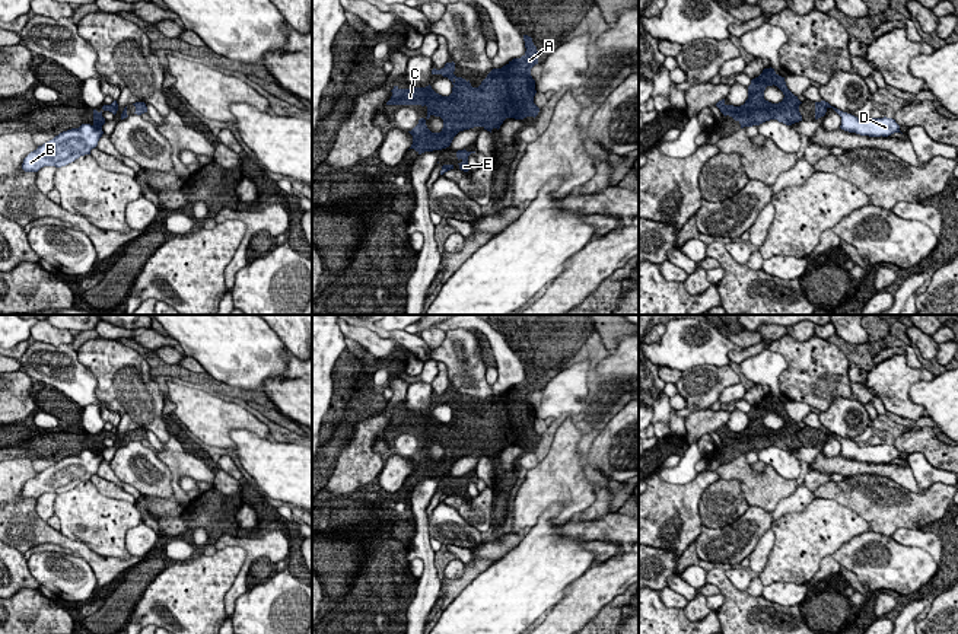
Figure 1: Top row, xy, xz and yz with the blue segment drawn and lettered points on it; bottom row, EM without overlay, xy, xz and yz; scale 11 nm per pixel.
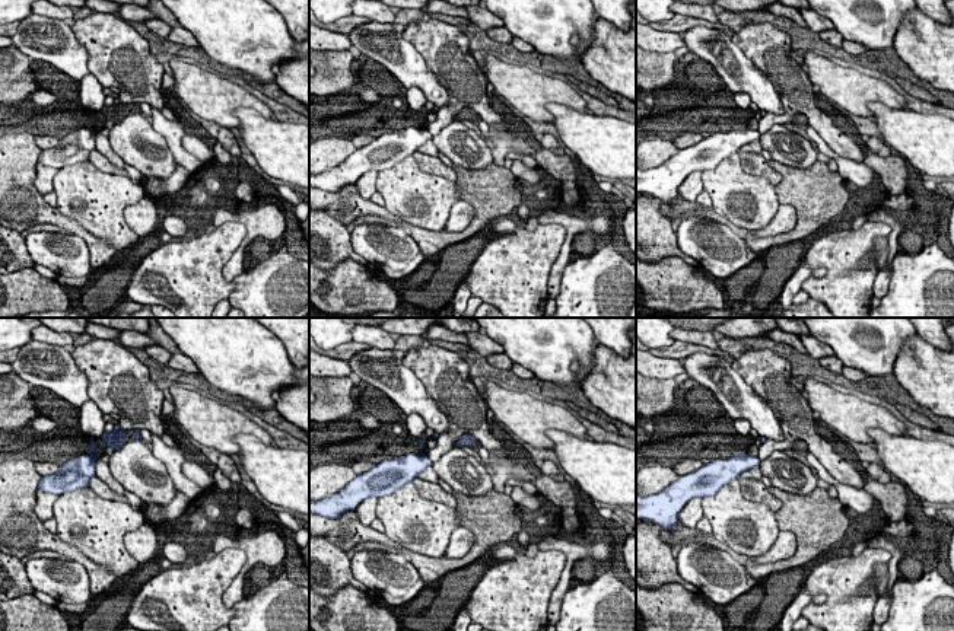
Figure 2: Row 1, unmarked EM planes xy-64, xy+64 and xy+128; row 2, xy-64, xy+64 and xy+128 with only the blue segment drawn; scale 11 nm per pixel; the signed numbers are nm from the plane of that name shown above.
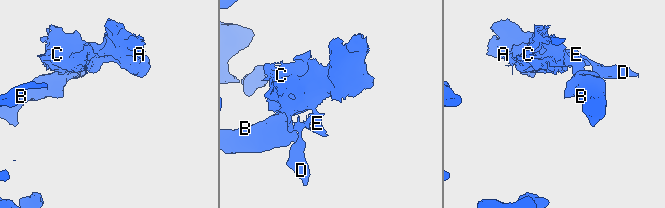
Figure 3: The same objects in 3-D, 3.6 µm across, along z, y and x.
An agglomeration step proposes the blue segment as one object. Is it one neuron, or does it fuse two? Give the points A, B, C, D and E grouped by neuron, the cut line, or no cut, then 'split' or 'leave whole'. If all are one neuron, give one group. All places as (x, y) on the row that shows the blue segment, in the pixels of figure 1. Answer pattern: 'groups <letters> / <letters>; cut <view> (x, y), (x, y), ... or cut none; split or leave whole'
groups A C E / B D; cut xy (92, 126), (101, 128); split

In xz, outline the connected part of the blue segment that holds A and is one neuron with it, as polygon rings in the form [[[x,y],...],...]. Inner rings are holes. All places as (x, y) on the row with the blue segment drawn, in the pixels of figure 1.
[[[523,35],[523,41],[525,54],[502,69],[493,69],[478,87],[472,87],[470,80],[453,74],[453,61],[446,63],[440,70],[432,70],[432,74],[442,74],[452,82],[449,96],[436,93],[430,85],[414,89],[394,86],[386,105],[427,106],[427,117],[420,118],[418,124],[408,131],[413,136],[410,149],[418,154],[442,150],[451,146],[459,131],[483,127],[491,133],[493,128],[499,130],[506,118],[535,118],[540,108],[534,103],[537,90],[531,69],[538,64],[538,51],[531,36]],[[432,115],[443,120],[440,133],[432,133],[427,128],[426,121]]]

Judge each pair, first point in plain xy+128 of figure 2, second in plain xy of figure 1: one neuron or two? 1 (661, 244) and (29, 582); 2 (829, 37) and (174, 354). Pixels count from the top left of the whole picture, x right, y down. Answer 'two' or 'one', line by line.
1: one
2: one

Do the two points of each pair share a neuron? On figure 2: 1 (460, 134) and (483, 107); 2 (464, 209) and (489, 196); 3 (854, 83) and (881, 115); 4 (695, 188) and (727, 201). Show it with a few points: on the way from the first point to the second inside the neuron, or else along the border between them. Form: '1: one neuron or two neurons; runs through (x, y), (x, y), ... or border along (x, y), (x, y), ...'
1: two neurons; border along (455, 118), (432, 137)
2: two neurons; border along (468, 201), (471, 222), (461, 230), (448, 230)
3: two neurons; border along (867, 104), (884, 102), (903, 108)
4: two neurons; border along (700, 172), (703, 188)

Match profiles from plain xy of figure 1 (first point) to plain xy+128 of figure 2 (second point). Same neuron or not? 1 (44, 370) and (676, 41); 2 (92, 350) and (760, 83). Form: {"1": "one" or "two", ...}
{"1": "two", "2": "two"}

